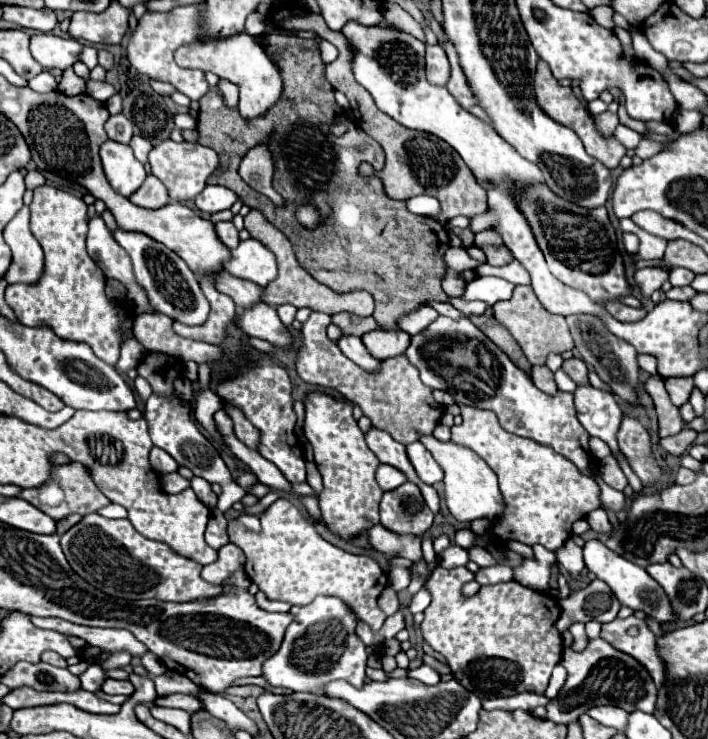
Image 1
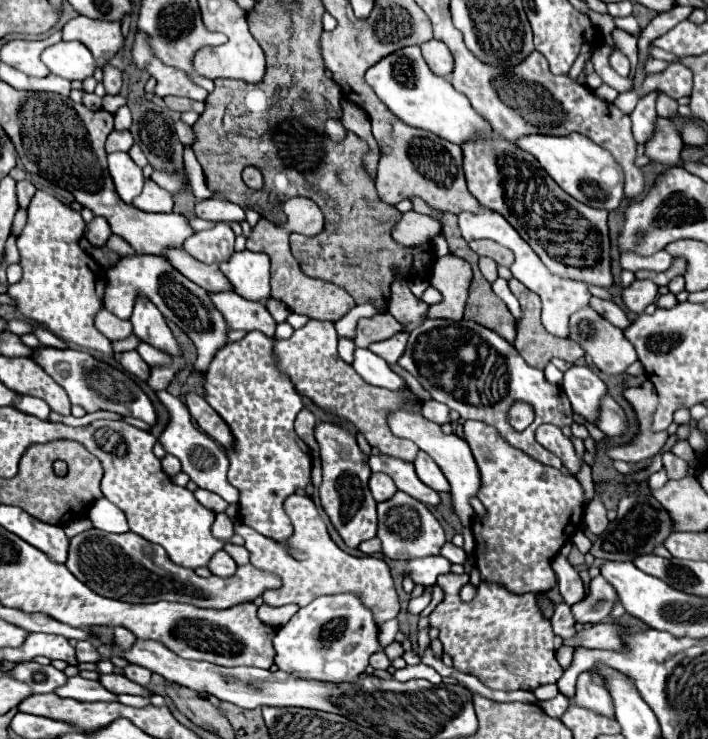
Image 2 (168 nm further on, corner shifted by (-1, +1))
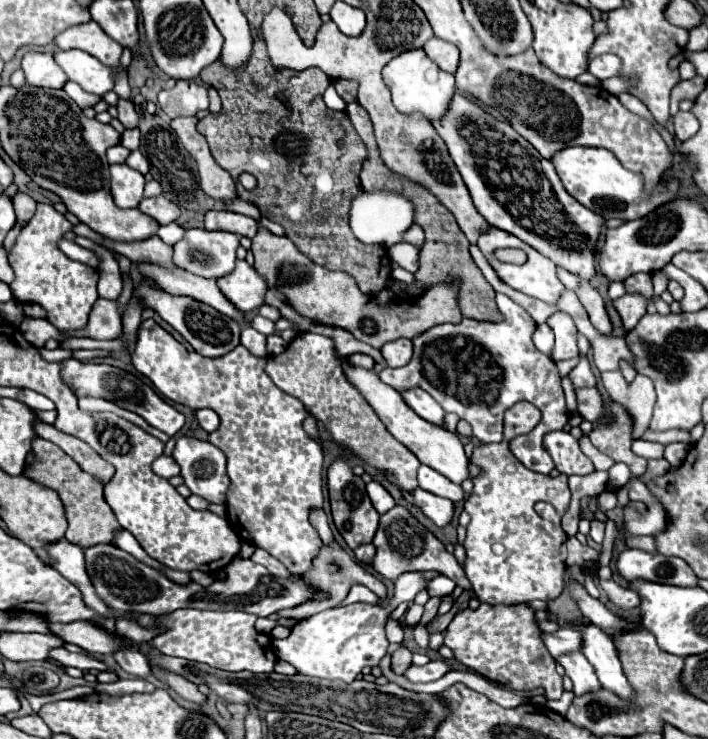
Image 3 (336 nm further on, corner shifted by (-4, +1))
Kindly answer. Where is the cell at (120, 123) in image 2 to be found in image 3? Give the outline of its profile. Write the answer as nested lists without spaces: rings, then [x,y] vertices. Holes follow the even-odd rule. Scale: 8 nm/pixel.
[[[127,129],[127,131],[121,135],[121,145],[127,147],[129,151],[139,149],[139,131],[137,131],[137,129]]]

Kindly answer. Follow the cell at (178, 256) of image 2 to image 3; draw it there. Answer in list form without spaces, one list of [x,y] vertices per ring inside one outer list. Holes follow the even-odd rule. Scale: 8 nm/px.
[[[157,235],[143,239],[143,241],[133,241],[133,243],[119,243],[107,239],[103,243],[109,251],[121,253],[131,261],[153,261],[157,265],[173,265],[173,247],[165,245]]]

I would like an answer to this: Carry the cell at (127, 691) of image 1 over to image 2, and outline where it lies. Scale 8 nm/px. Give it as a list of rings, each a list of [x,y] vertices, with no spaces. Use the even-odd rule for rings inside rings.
[[[110,673],[110,675],[100,675],[100,683],[116,693],[116,695],[122,695],[122,693],[130,693],[130,695],[140,695],[140,697],[148,697],[148,689],[138,685],[138,683],[132,683],[130,679],[126,679],[124,675],[118,675],[118,673]]]

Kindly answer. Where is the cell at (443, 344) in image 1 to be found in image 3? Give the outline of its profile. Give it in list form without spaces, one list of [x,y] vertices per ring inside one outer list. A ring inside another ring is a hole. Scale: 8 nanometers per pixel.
[[[501,293],[496,294],[495,301],[499,305],[503,321],[487,323],[487,321],[473,321],[473,319],[463,317],[461,323],[457,323],[457,325],[433,327],[433,329],[425,331],[423,335],[419,335],[417,339],[413,339],[415,353],[413,353],[413,359],[409,365],[399,367],[399,369],[387,367],[379,373],[379,377],[383,383],[387,383],[389,387],[393,387],[399,393],[415,389],[415,387],[425,389],[435,401],[439,401],[443,405],[445,411],[453,411],[461,419],[465,419],[473,427],[473,435],[481,443],[501,443],[503,441],[503,413],[519,401],[533,403],[541,411],[541,421],[527,435],[511,439],[509,449],[527,469],[549,475],[555,465],[553,465],[551,455],[547,451],[543,451],[541,437],[550,431],[561,430],[567,425],[567,405],[565,405],[565,395],[561,389],[561,377],[559,377],[559,371],[557,371],[555,363],[551,361],[551,357],[541,353],[533,345],[531,337],[533,337],[533,331],[537,325],[531,319],[531,315]]]

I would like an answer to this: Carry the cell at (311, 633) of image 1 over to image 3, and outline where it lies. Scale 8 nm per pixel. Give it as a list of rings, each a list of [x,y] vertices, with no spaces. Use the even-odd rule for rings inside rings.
[[[405,573],[405,577],[397,579],[395,591],[391,601],[387,603],[379,603],[379,605],[369,605],[369,603],[353,603],[347,607],[335,607],[335,609],[327,609],[321,611],[309,619],[299,621],[293,629],[291,635],[287,639],[275,639],[273,641],[273,651],[279,659],[291,663],[301,675],[311,675],[311,677],[321,677],[321,679],[341,679],[345,683],[351,683],[357,679],[357,675],[363,671],[363,667],[375,667],[379,665],[379,661],[385,657],[389,641],[385,637],[385,623],[389,619],[389,615],[397,609],[399,603],[403,601],[413,601],[413,597],[421,591],[427,589],[427,583],[423,581],[421,573]]]

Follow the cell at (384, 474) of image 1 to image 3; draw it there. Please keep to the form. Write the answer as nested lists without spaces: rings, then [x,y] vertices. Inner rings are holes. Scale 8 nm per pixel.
[[[371,481],[371,483],[367,485],[367,495],[369,495],[369,499],[371,499],[371,503],[373,503],[373,507],[377,509],[379,515],[383,515],[383,513],[387,513],[391,507],[395,507],[393,497],[391,497],[391,495],[387,493],[387,489],[385,489],[383,485],[379,485],[377,481]]]

